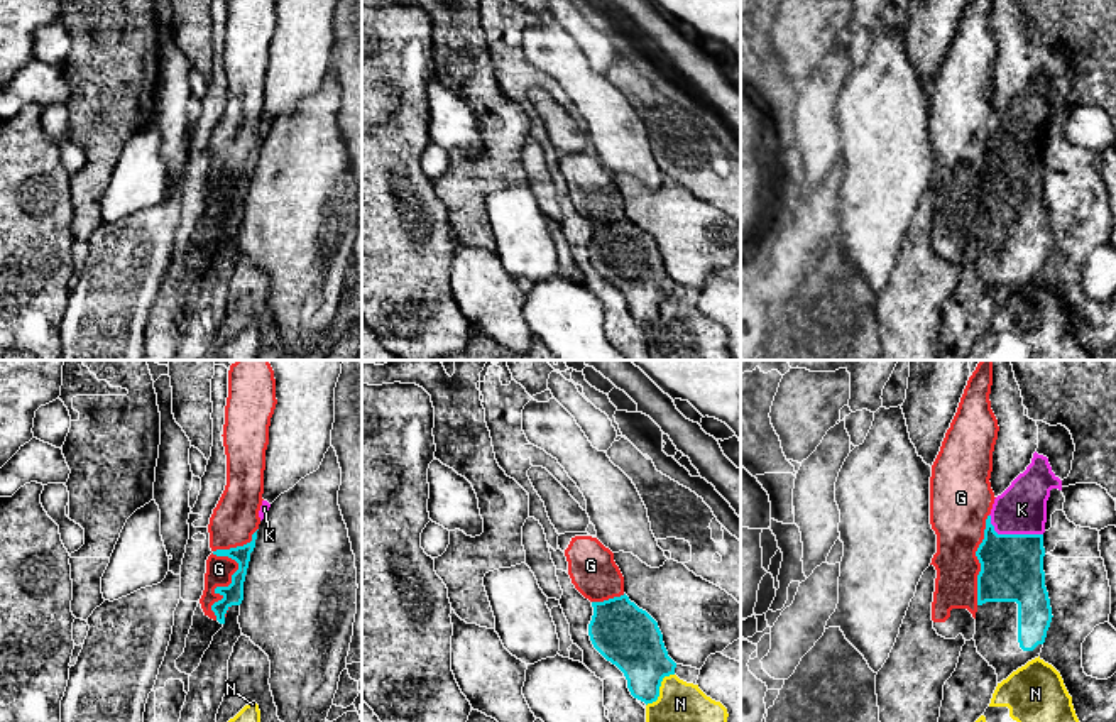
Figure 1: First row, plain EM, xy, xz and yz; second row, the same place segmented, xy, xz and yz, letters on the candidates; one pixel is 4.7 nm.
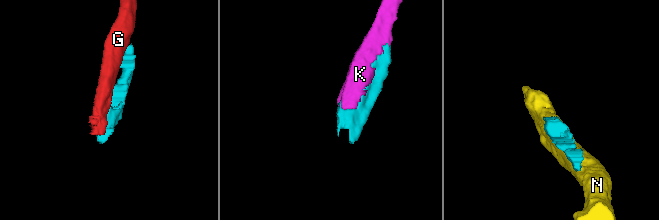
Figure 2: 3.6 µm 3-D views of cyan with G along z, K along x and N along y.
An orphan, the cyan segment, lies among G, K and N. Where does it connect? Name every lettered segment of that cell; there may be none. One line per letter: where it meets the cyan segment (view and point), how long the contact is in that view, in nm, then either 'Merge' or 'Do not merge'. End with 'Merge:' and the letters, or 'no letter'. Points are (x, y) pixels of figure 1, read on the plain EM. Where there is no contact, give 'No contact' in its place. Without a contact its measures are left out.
G: Touches cyan at xy (235, 181). Shared border 480 nm. Do not merge
K: Touches cyan at yz (1012, 156). Shared border 280 nm. Merge
N: Touches cyan at xz (658, 310). Shared border 200 nm. Do not merge
Merge: K

